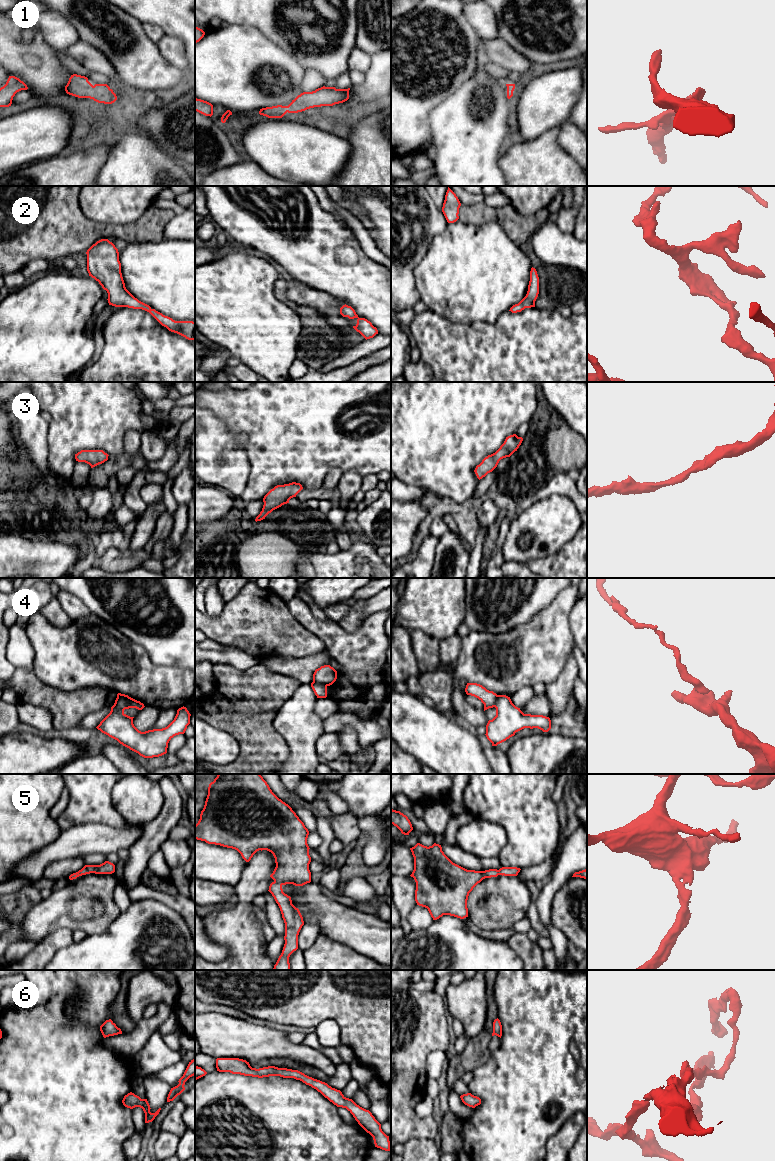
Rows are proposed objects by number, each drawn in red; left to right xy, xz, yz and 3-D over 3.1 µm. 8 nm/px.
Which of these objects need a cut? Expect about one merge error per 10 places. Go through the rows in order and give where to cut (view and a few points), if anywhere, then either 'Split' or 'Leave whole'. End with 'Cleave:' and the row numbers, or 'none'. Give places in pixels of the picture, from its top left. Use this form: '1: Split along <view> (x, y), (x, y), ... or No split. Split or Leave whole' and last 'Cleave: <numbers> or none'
1: No split. Leave whole
2: No split. Leave whole
3: No split. Leave whole
4: Split along xy (117, 697), (123, 698), (129, 707). Split
5: No split. Leave whole
6: No split. Leave whole
Cleave: 4

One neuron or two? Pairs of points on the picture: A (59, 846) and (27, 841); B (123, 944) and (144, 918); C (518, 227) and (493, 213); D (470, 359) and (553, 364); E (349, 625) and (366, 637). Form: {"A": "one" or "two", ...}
{"A": "two", "B": "one", "C": "one", "D": "one", "E": "two"}

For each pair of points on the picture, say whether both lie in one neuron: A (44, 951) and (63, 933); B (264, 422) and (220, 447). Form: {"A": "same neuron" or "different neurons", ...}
{"A": "same neuron", "B": "different neurons"}

